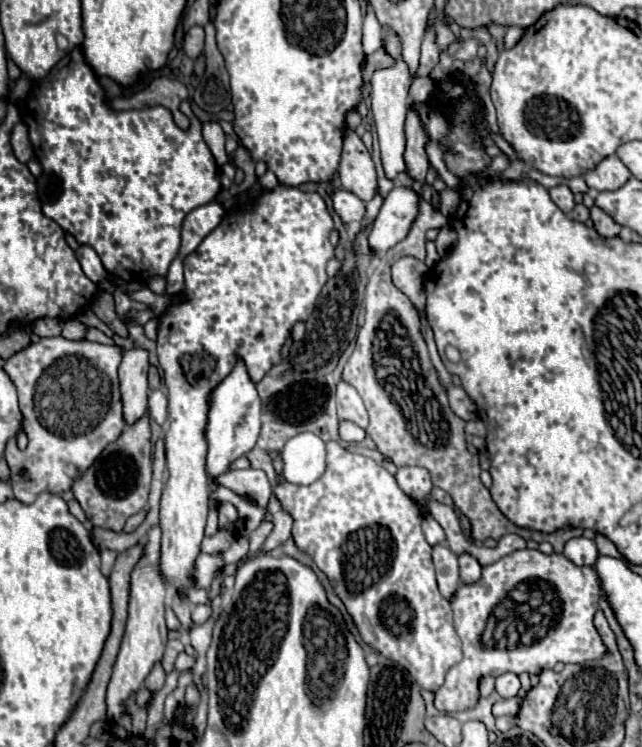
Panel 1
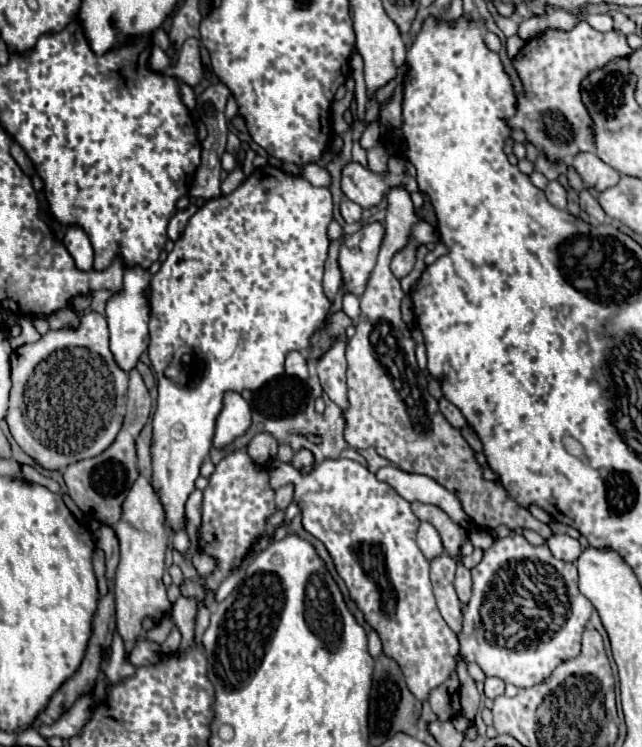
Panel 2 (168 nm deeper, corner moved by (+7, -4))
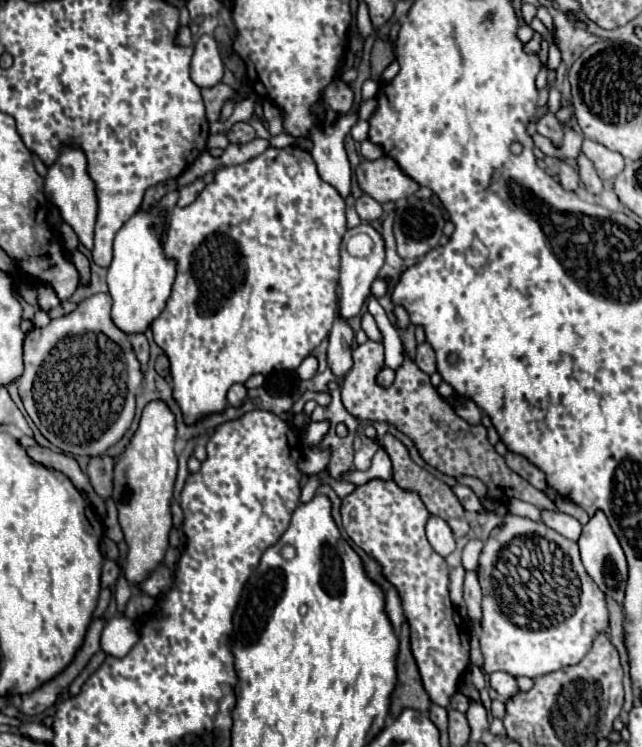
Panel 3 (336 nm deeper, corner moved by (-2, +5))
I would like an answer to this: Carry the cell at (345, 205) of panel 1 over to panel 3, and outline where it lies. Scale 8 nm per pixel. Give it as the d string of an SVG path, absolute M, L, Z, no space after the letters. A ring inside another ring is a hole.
M363 194L361 198L357 198L355 208L357 208L357 214L359 214L359 218L363 222L373 222L373 220L381 218L381 214L383 214L381 204L377 200L373 200L371 196L367 196L367 194Z

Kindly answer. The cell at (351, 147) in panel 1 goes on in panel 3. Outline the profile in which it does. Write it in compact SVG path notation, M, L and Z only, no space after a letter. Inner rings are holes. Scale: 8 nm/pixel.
M365 160L355 170L359 186L377 202L391 202L407 198L419 190L419 184L401 172L395 160Z

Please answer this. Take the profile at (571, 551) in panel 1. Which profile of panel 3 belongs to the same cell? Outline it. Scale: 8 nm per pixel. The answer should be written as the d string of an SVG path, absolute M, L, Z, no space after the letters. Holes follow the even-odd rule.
M541 510L541 520L549 526L549 528L553 528L553 530L557 530L559 534L563 534L565 538L569 538L569 540L577 540L579 538L579 534L581 534L581 524L573 518L573 516L569 516L569 514L563 514L563 512L559 512L559 510Z

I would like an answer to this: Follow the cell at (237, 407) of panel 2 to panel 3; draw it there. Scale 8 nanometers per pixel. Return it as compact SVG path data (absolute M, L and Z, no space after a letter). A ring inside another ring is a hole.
M233 384L227 392L227 402L231 406L241 406L245 398L247 398L247 388L243 384Z

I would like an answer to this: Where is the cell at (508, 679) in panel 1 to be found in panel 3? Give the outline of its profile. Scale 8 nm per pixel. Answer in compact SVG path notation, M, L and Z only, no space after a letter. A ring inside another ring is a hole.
M493 672L489 676L489 684L499 694L501 700L509 700L511 696L515 696L515 692L519 692L515 678L507 672Z

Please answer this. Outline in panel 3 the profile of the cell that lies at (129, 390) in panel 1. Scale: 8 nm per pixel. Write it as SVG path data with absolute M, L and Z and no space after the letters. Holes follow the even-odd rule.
M165 194L151 210L137 210L117 232L113 242L113 262L107 272L109 294L113 298L111 318L127 334L145 332L161 314L175 280L175 260L167 258L161 246L165 218L177 204L177 194Z

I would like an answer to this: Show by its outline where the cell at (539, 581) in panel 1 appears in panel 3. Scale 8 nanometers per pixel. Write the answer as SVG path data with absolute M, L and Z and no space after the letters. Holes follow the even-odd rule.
M511 512L505 514L503 522L493 528L489 534L481 556L479 556L479 570L477 570L481 588L483 588L483 620L481 620L481 652L485 656L483 670L485 674L503 670L515 678L529 676L537 678L549 672L555 672L565 666L575 666L583 656L591 650L591 644L597 634L603 634L609 624L609 610L605 594L599 590L599 586L587 576L581 558L579 548L573 540L567 540L565 536L559 536L559 532L547 528L543 522L533 522L529 518L515 516ZM491 578L513 578L513 590L507 588L507 598L497 594L493 588Z

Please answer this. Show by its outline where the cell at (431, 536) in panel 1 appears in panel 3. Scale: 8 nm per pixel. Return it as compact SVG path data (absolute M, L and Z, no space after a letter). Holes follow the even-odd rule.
M431 516L427 522L427 540L431 544L431 548L441 554L443 558L449 556L455 550L455 538L453 532L449 528L449 524L443 518Z

